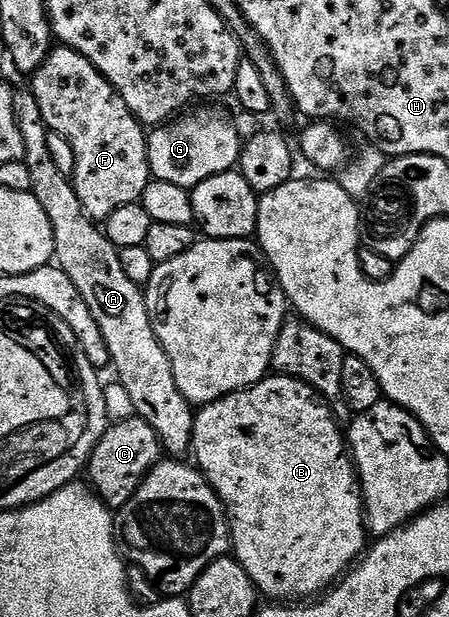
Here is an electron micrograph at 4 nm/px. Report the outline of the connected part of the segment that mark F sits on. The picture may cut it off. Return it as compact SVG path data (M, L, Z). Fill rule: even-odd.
M62 45L52 50L33 82L33 94L48 132L65 137L73 149L75 192L88 215L106 221L113 209L140 202L153 178L147 160L148 132L115 86L83 54Z

